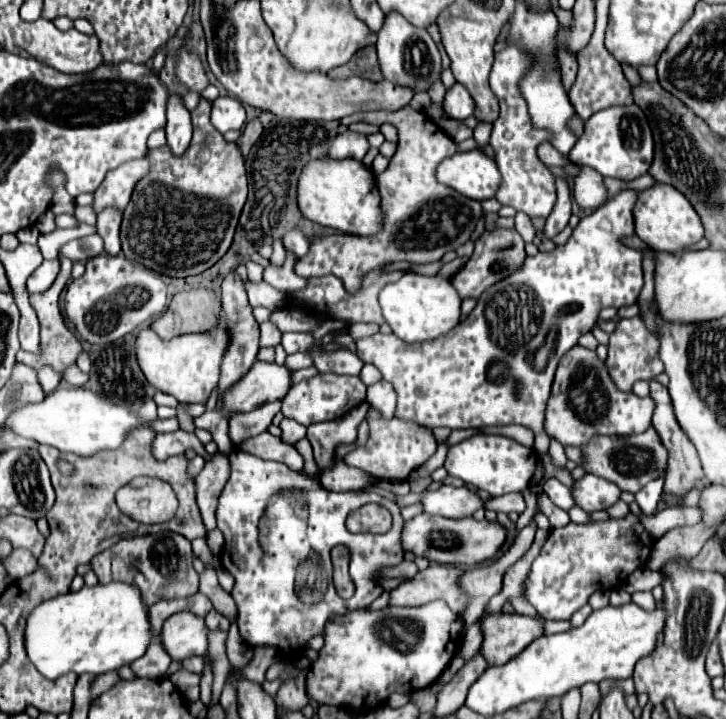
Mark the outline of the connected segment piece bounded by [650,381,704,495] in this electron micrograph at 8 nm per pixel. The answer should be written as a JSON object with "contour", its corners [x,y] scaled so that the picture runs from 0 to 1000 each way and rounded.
{"contour":[[[895,530],[895,552],[904,558],[904,569],[901,569],[901,580],[898,580],[898,591],[901,597],[906,599],[909,611],[912,611],[912,619],[917,622],[920,633],[923,633],[923,650],[920,650],[920,658],[917,658],[917,672],[915,672],[915,683],[926,686],[926,688],[942,688],[948,686],[959,666],[967,666],[970,658],[967,658],[967,650],[964,650],[964,641],[961,641],[961,630],[956,624],[956,619],[950,616],[950,611],[939,602],[931,580],[928,580],[928,572],[926,572],[926,558],[923,558],[923,549],[920,549],[920,541],[915,535],[909,535],[906,530]]]}

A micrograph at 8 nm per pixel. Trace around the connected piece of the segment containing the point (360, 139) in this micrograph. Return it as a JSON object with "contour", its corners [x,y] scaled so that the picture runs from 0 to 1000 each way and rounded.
{"contour":[[[477,179],[460,193],[460,199],[455,202],[452,216],[457,221],[477,221],[477,218],[482,218],[482,221],[499,224],[499,218],[504,216],[507,207],[510,207],[510,202],[507,202],[507,193],[504,193],[501,185],[490,185],[490,182]]]}

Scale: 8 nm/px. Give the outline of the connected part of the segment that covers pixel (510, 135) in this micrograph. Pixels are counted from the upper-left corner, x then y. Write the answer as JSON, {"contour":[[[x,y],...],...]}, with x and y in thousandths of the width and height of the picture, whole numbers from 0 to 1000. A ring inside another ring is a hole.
{"contour":[[[697,65],[683,74],[683,85],[675,102],[675,121],[689,140],[689,163],[680,168],[675,204],[683,216],[683,229],[691,241],[691,260],[683,268],[683,277],[691,285],[702,285],[711,293],[722,293],[727,302],[755,302],[766,282],[766,260],[760,238],[744,224],[738,207],[744,199],[760,193],[758,182],[741,179],[733,174],[725,140],[713,127],[713,115],[738,93],[736,85],[725,76],[725,71],[713,71],[713,65]]]}

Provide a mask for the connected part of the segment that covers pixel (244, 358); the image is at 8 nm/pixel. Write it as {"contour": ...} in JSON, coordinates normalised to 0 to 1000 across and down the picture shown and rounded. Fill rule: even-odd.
{"contour":[[[317,377],[317,382],[306,391],[306,441],[311,444],[311,455],[317,460],[317,483],[311,483],[311,494],[306,497],[303,510],[303,547],[320,538],[353,502],[355,491],[355,449],[347,441],[347,427],[342,421],[342,410],[336,402],[336,388],[325,377]]]}

